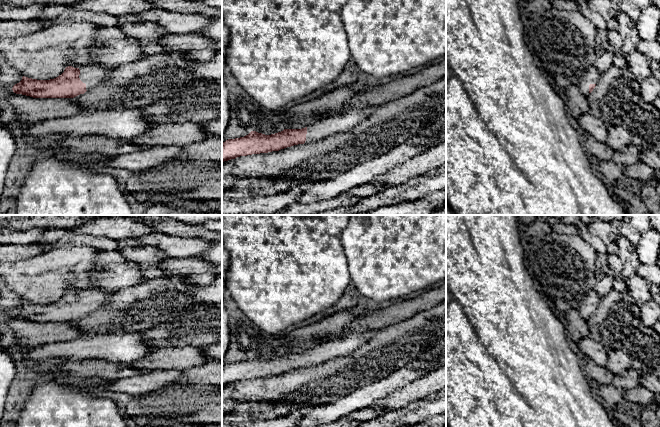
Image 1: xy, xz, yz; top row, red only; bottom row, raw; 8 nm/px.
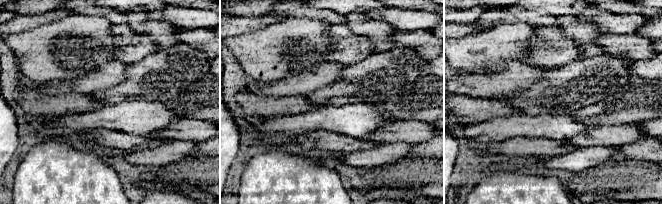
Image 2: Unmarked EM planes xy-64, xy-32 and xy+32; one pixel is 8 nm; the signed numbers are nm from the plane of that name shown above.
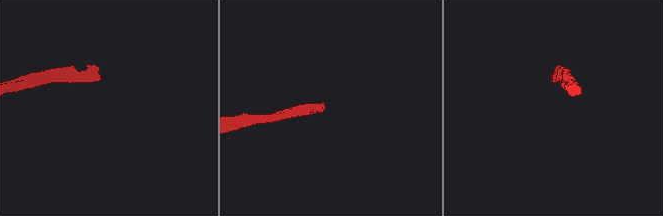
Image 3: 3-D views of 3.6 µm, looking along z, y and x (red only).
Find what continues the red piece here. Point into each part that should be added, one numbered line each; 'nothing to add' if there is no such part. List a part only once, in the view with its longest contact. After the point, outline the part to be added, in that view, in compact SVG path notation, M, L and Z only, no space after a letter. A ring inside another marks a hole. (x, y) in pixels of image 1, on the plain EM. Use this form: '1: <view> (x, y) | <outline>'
1: xy (92, 299) | M94 288L80 291L79 294L79 302L83 307L86 308L86 314L88 315L105 305L108 297L112 295L113 292Z

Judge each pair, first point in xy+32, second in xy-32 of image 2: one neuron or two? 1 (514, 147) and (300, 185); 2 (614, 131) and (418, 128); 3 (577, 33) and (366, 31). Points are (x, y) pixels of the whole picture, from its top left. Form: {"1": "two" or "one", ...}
{"1": "two", "2": "one", "3": "one"}

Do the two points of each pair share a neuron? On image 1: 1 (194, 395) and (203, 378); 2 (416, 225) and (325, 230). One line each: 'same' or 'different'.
1: different
2: different

